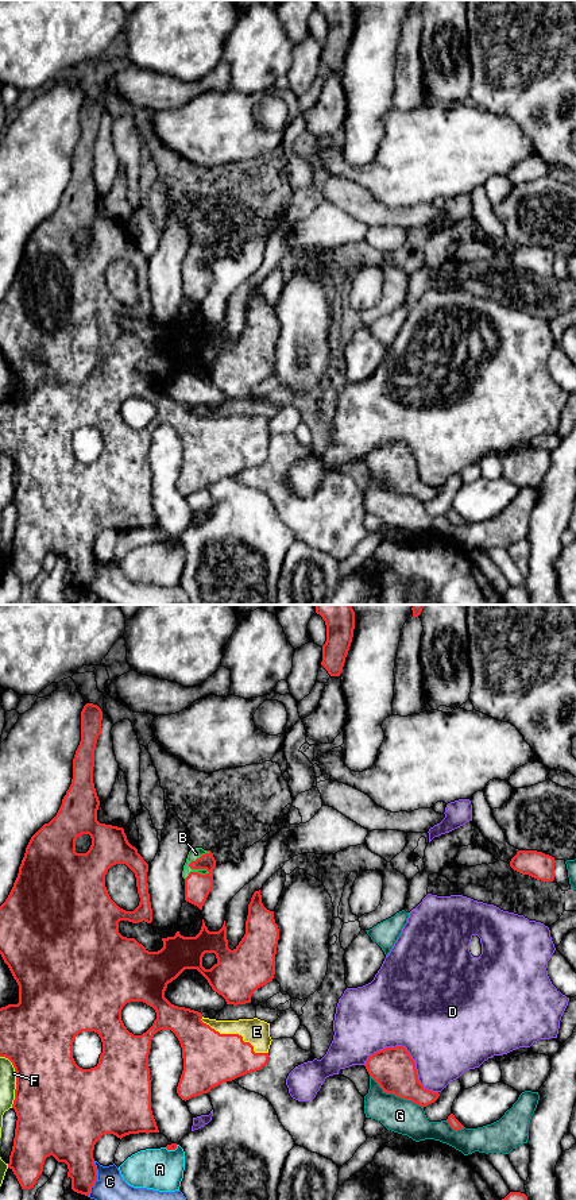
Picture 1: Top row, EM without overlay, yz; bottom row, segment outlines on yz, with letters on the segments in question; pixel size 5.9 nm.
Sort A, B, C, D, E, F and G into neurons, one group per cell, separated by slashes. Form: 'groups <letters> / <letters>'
groups A / B E / C / D / F / G

